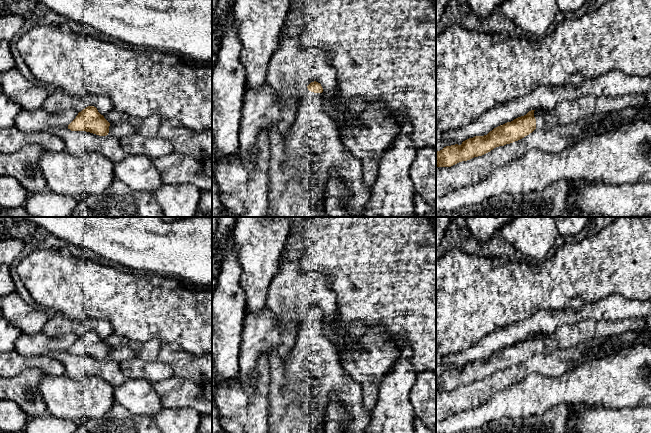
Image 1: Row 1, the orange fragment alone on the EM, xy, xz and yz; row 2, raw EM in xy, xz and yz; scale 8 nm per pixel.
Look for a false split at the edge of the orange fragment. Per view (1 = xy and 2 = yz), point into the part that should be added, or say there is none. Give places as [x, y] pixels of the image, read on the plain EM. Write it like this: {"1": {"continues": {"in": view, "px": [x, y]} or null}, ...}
{"1": {"continues": null}, "2": {"continues": {"in": "yz", "px": [566, 336]}}}

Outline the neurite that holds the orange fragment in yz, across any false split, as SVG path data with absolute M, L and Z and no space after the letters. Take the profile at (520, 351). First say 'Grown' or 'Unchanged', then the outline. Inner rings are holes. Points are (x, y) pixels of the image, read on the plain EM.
Grown. M651 316L617 321L588 319L576 324L563 324L552 333L531 334L524 340L494 352L487 359L475 360L463 365L461 369L446 370L442 374L436 375L436 390L451 391L459 386L482 380L496 371L504 370L524 362L535 353L548 354L554 350L575 347L577 344L587 340L621 335L629 331L640 331L644 329L651 329Z

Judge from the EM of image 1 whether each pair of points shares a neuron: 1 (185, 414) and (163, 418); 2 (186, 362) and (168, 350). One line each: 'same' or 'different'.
1: same
2: same

